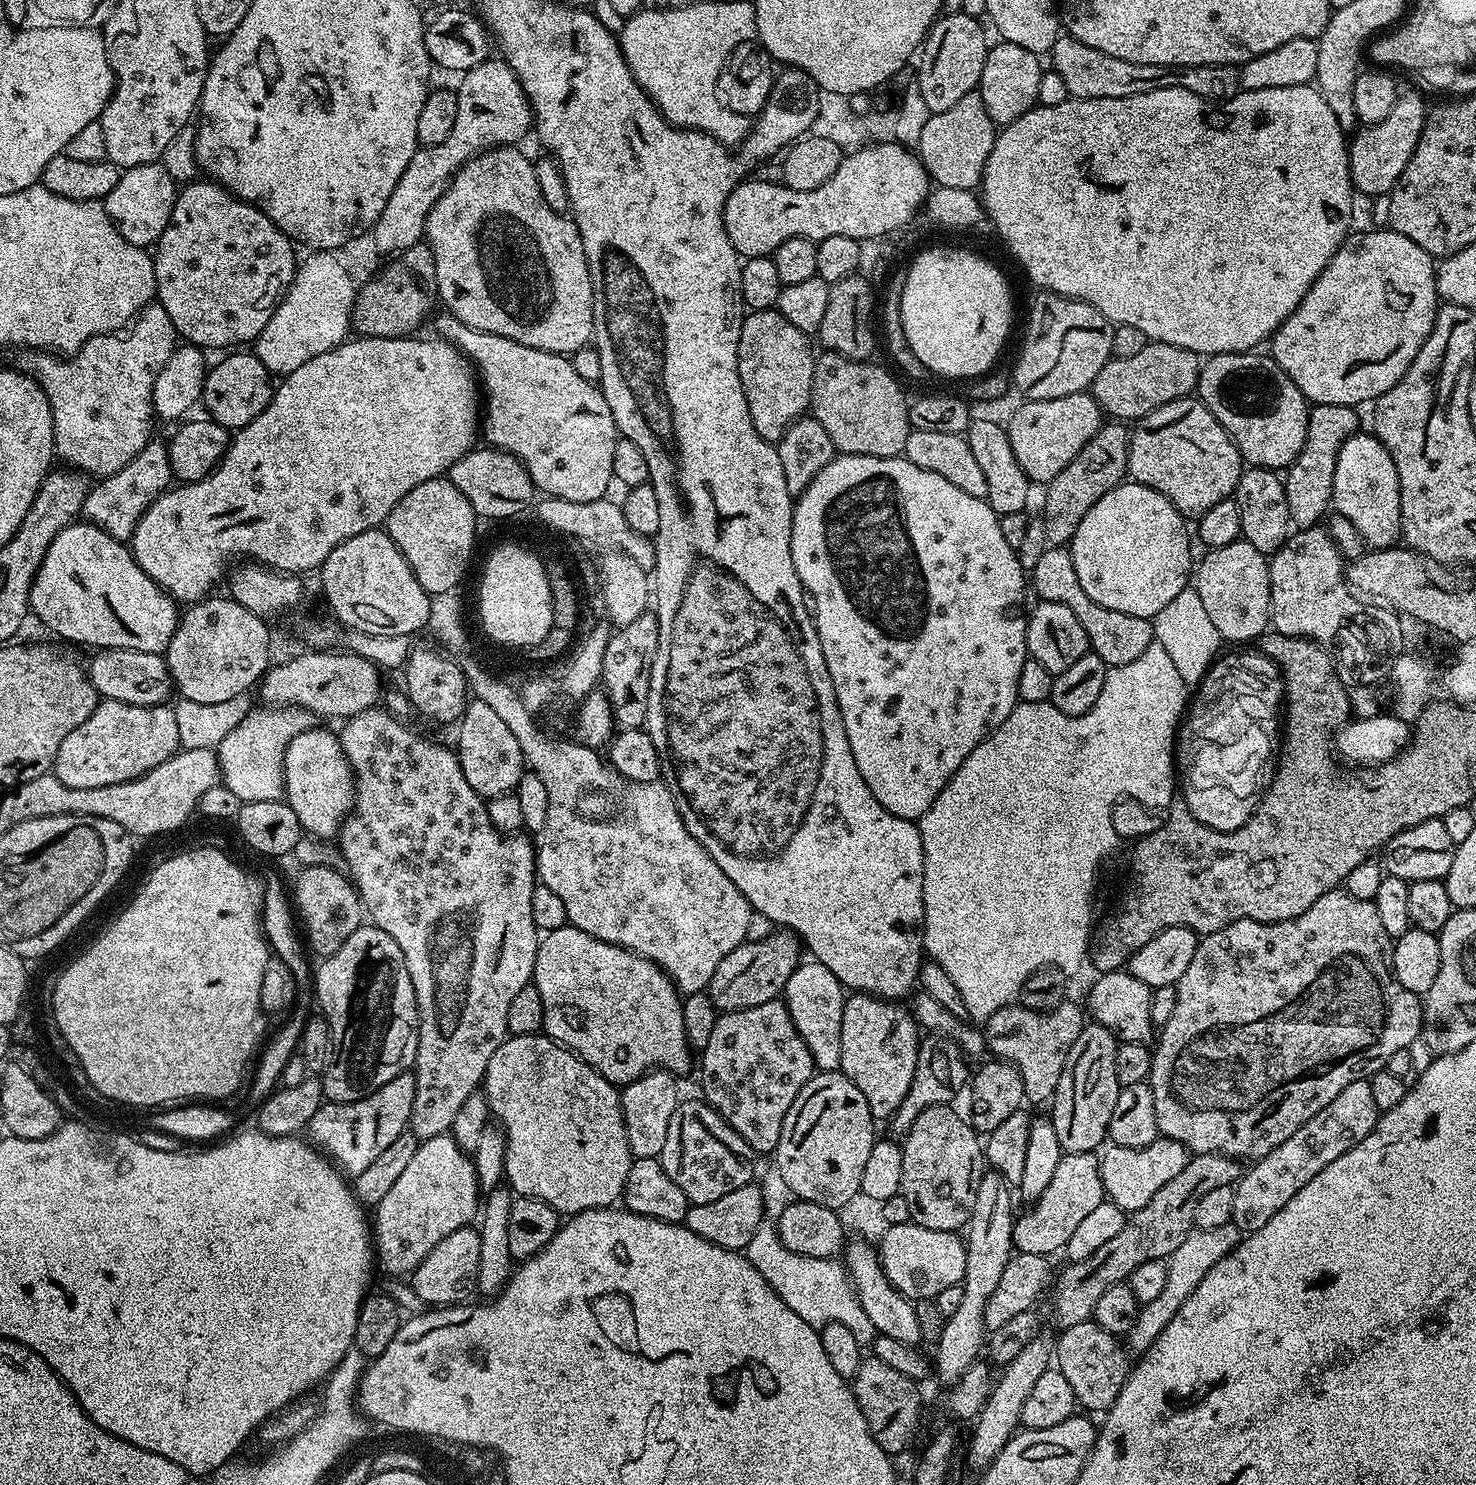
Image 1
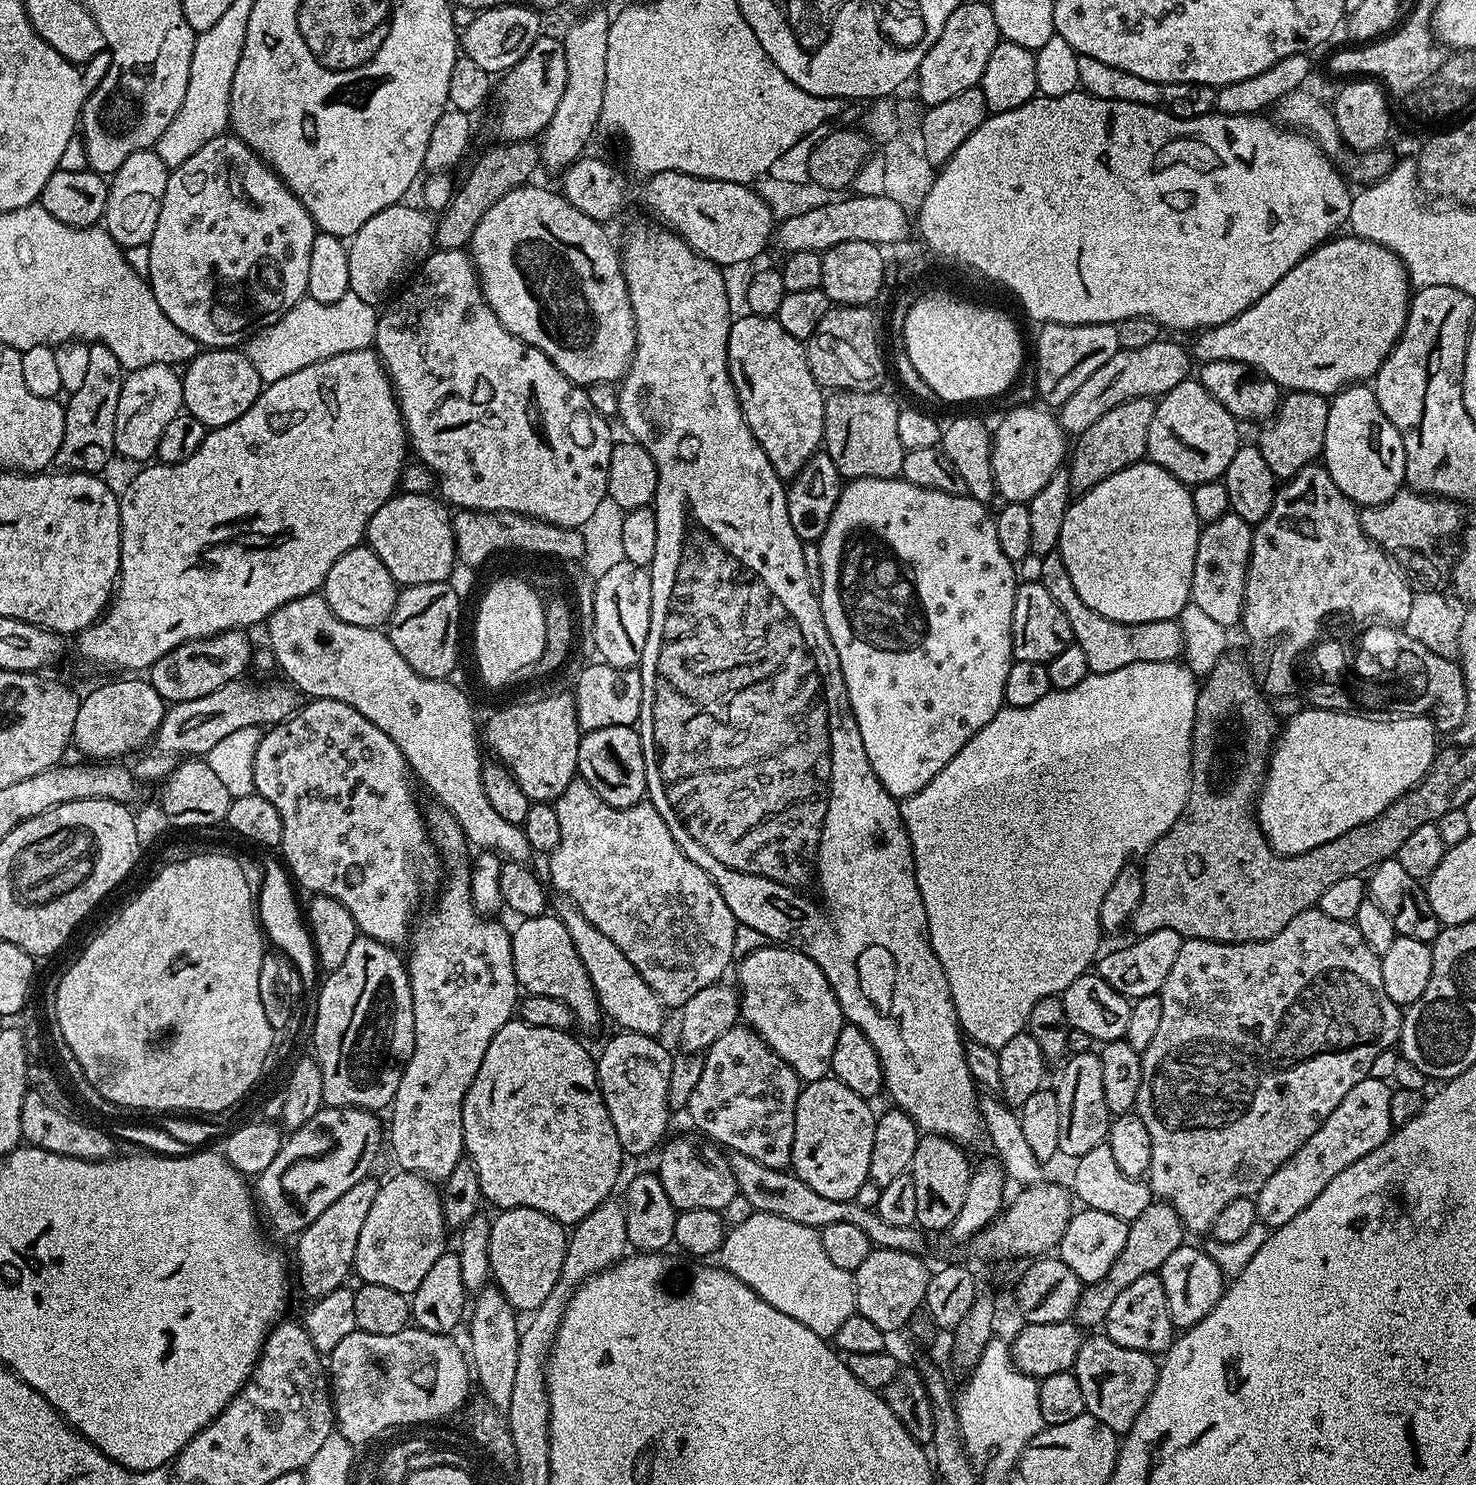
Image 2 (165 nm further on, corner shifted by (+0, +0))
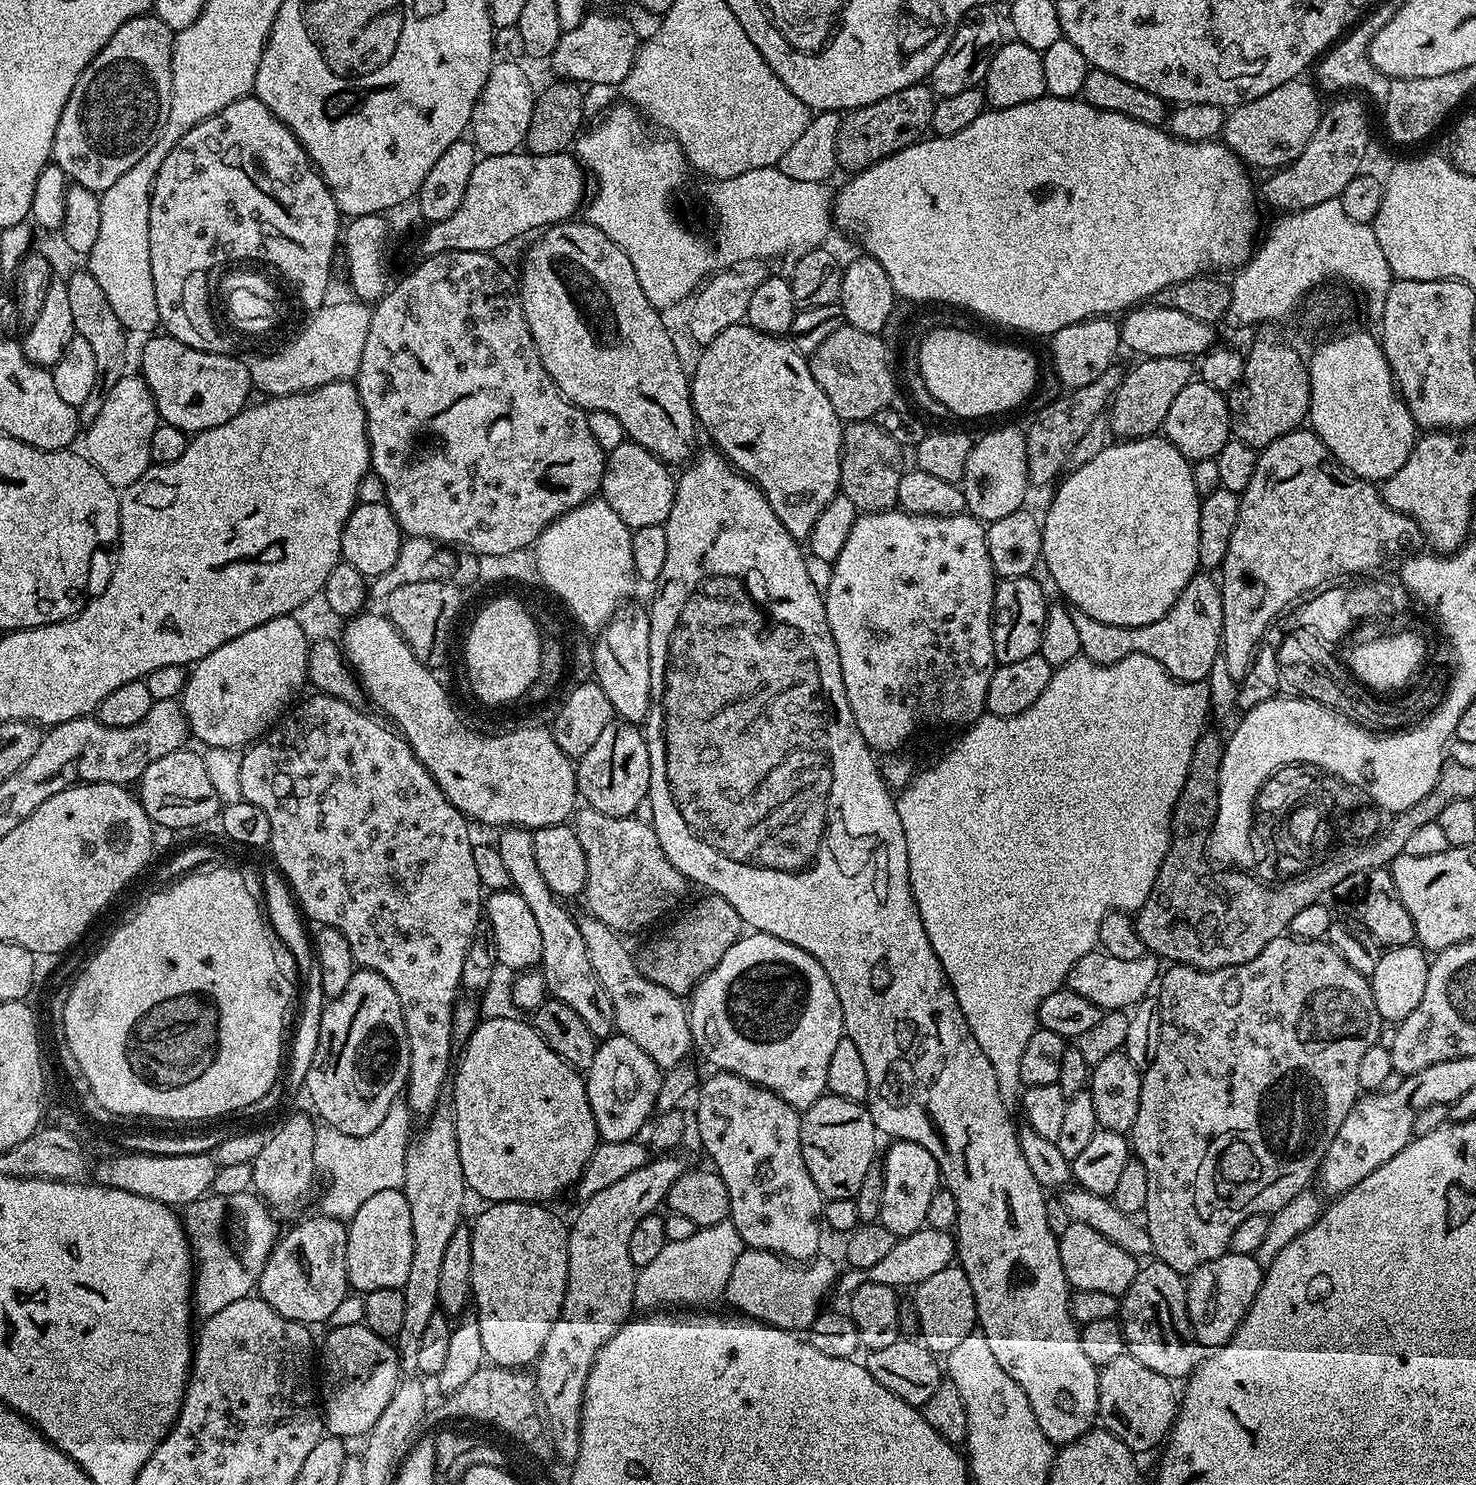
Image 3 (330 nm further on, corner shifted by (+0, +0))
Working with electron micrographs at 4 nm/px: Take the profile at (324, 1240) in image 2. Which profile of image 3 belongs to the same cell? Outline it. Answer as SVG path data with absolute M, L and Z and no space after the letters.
M316 1214L288 1233L281 1235L272 1252L266 1258L266 1266L260 1275L258 1295L282 1318L290 1318L299 1324L315 1326L324 1324L334 1314L342 1298L350 1295L346 1274L346 1242L348 1225L343 1220Z

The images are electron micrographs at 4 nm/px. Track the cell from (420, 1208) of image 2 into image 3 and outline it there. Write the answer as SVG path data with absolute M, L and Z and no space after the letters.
M401 1189L383 1190L367 1199L351 1220L347 1221L346 1274L348 1283L357 1293L383 1288L403 1289L406 1274L410 1274L410 1258L414 1254L414 1226L410 1222L410 1202L406 1202Z

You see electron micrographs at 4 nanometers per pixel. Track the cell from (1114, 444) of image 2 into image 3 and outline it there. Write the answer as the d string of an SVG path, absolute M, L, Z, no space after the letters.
M1149 356L1136 363L1140 364L1125 371L1124 380L1112 395L1106 412L1111 435L1121 441L1157 435L1163 429L1174 398L1178 398L1178 390L1194 380L1193 361L1183 356Z

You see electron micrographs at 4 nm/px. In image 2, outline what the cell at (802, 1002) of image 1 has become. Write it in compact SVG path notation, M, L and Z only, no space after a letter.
M787 946L764 947L768 948L754 949L740 964L739 1015L743 1023L753 1028L774 1050L774 1054L778 1054L778 1058L782 1058L799 1074L801 1081L823 1080L829 1075L834 1046L846 1023L844 1011L826 974L822 974L810 957Z

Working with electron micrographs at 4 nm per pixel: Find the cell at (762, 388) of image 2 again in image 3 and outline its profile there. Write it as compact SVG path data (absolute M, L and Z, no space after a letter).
M741 322L722 330L718 338L714 338L708 344L699 349L700 357L696 360L696 369L691 369L690 383L692 385L692 409L696 412L699 427L708 431L708 436L713 440L715 447L723 453L726 459L732 463L737 472L743 473L762 490L764 497L770 502L770 510L778 514L778 522L786 526L786 530L797 542L807 541L814 522L818 520L818 514L826 508L830 501L840 492L840 455L844 445L845 425L838 418L834 406L830 406L830 398L814 382L814 374L808 365L809 357L803 356L787 339L779 336L771 336L757 328L751 328L746 322Z

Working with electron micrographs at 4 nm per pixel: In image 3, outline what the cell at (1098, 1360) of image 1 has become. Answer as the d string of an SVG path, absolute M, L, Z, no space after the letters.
M1127 1354L1099 1369L1098 1420L1133 1454L1159 1449L1169 1439L1172 1423L1178 1411L1178 1392L1173 1381L1162 1374L1154 1374L1150 1366L1142 1366L1138 1358Z

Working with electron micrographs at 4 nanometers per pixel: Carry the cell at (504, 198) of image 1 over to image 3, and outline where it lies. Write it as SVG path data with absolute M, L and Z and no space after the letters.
M587 222L576 223L553 224L543 229L539 233L540 241L537 244L530 245L528 253L524 256L524 269L518 272L522 310L526 314L526 322L530 326L534 346L538 350L538 358L542 362L546 374L550 374L550 378L556 384L557 390L571 404L577 404L579 408L588 412L606 410L606 414L614 414L614 418L618 418L618 422L622 422L624 435L631 443L650 450L650 454L654 454L669 466L677 466L676 464L680 464L679 466L687 465L698 448L698 445L696 445L698 421L696 412L692 409L690 376L686 368L684 372L684 364L680 361L680 352L676 349L676 344L672 341L672 336L668 333L663 318L660 317L663 316L661 309L655 308L650 302L650 298L646 298L646 294L642 294L642 286L638 286L638 274L634 274L634 266L630 262L630 258L626 258L624 251L614 242L610 242L610 238L606 238L606 234L602 234L602 230L598 230L592 224Z

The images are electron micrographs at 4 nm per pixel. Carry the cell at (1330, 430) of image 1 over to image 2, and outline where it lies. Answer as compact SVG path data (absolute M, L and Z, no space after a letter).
M1289 391L1281 399L1276 411L1259 425L1260 433L1254 437L1254 443L1260 449L1262 458L1266 458L1266 466L1270 466L1270 470L1281 481L1291 480L1298 470L1321 459L1329 403L1329 397L1313 392Z

